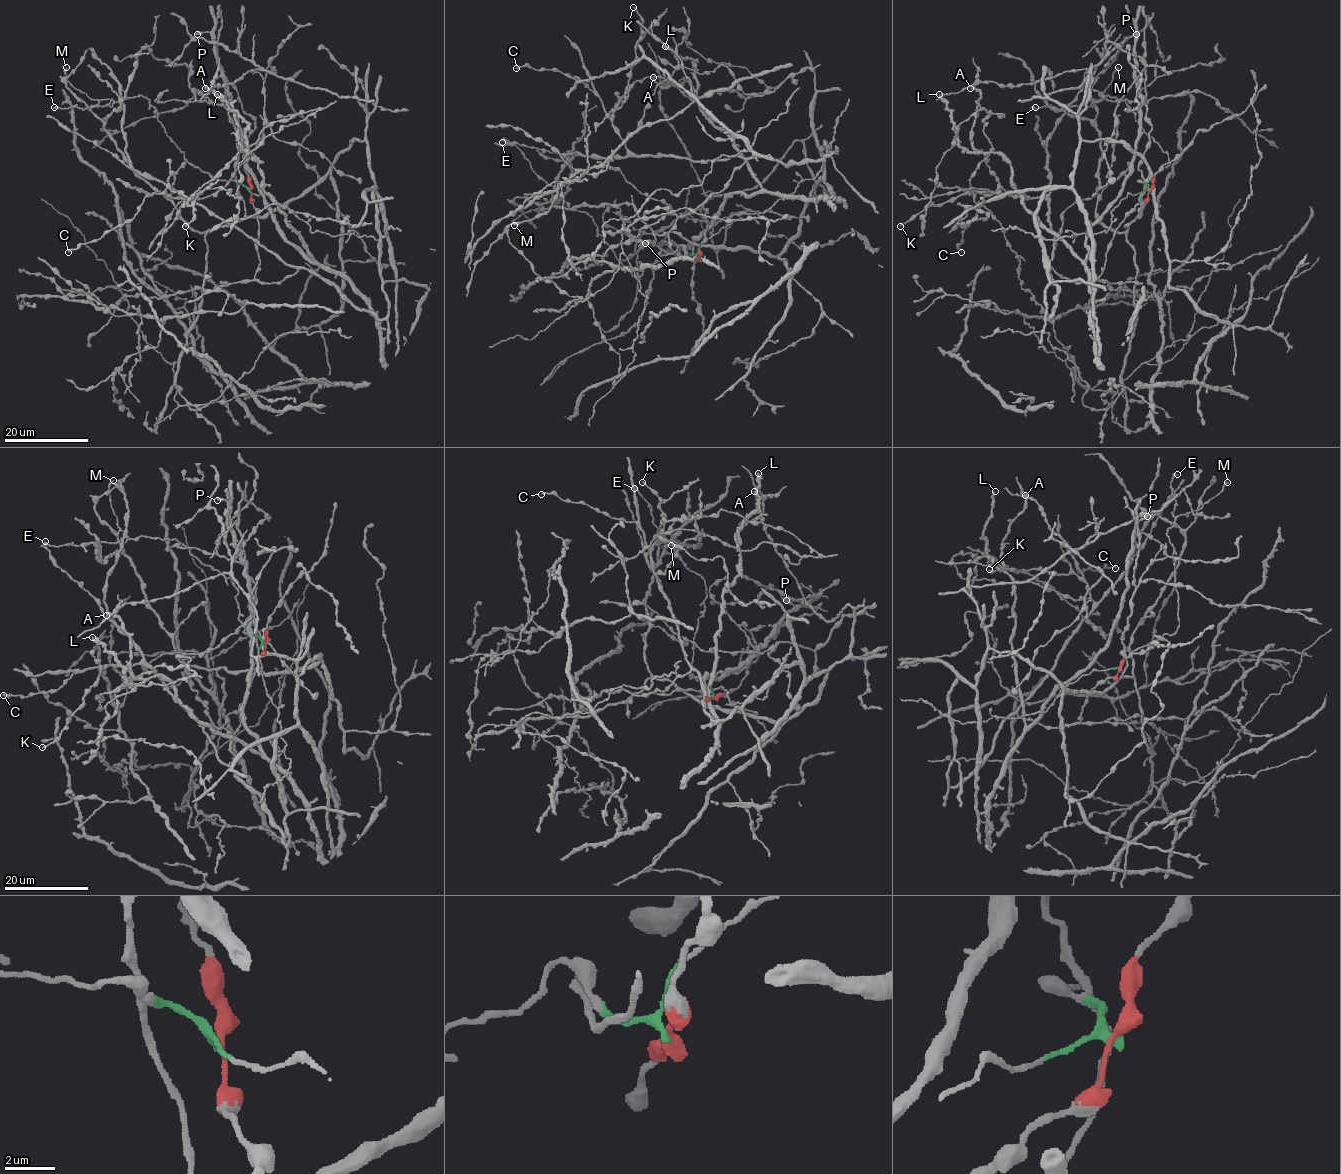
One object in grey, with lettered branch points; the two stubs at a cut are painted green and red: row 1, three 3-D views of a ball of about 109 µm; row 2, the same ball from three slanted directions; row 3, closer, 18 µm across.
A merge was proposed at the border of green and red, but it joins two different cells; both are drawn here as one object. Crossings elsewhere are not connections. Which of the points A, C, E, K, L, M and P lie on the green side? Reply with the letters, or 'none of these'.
E, M

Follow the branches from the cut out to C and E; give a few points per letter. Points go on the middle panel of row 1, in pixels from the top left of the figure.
C: (698, 257), (707, 212), (702, 204), (724, 188), (743, 158), (635, 155), (588, 87), (559, 71), (516, 68)
E: (698, 257), (679, 245), (633, 276), (589, 215), (572, 210), (514, 144), (501, 141)

